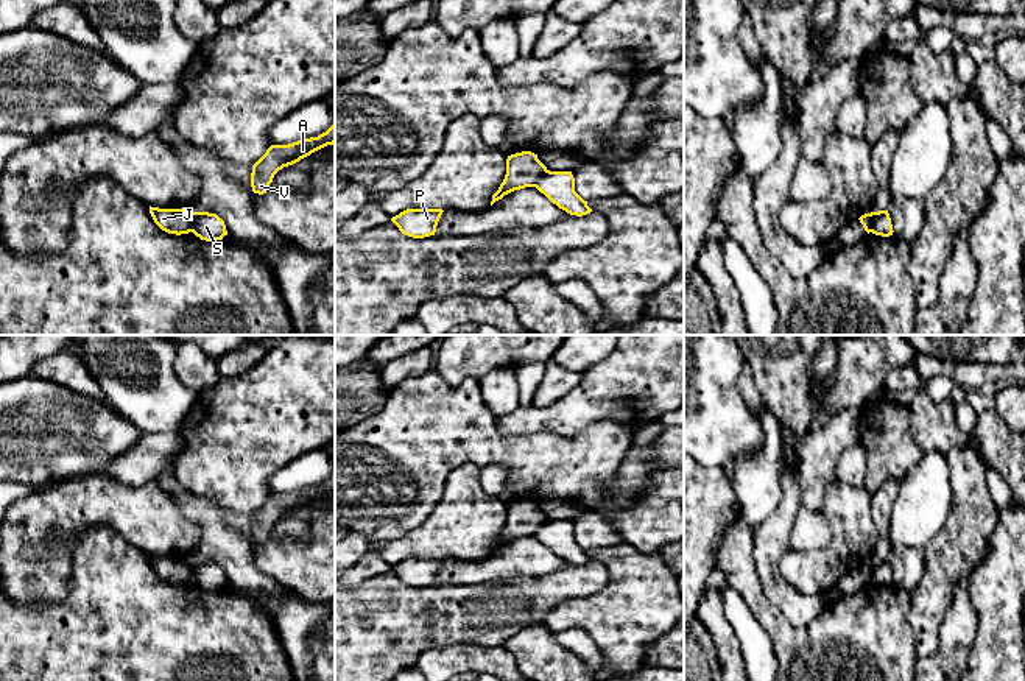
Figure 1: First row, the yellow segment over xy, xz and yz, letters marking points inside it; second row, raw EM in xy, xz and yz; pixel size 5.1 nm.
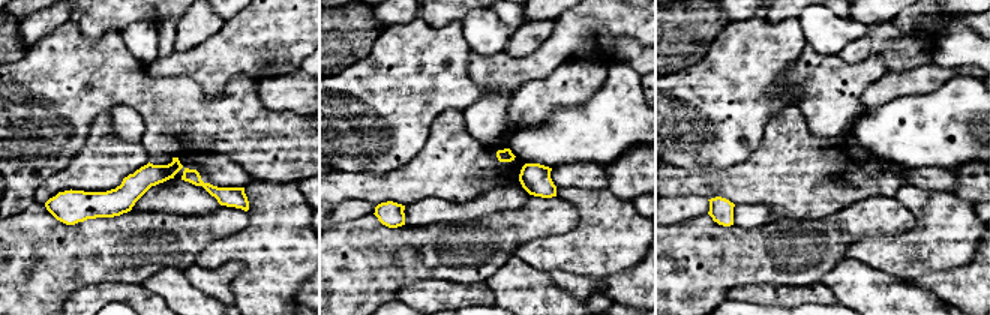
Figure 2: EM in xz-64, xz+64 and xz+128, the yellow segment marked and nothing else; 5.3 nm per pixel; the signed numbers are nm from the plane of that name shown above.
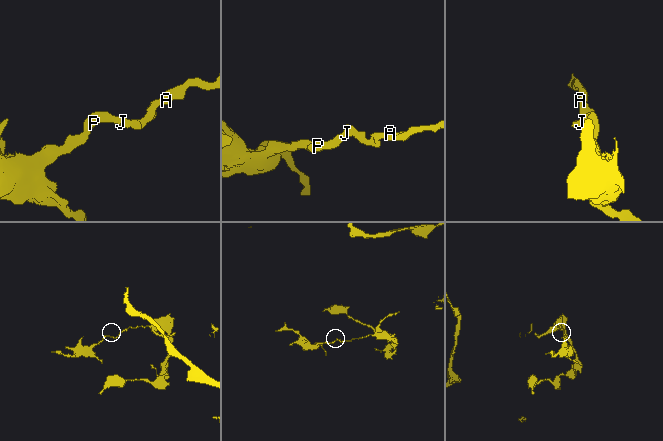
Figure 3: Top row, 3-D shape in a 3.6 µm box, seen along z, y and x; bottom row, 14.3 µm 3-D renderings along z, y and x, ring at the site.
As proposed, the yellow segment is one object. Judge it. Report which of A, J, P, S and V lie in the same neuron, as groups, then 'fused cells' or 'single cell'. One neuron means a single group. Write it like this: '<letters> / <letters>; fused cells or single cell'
A S V / J P; fused cells

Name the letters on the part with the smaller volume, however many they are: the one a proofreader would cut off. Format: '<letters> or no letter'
J, P

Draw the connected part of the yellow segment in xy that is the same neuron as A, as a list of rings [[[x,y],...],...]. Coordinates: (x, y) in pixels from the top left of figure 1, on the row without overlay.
[[[335,464],[333,474],[318,486],[310,486],[304,489],[298,489],[288,494],[271,494],[266,502],[252,514],[251,522],[251,536],[254,542],[263,544],[266,542],[269,533],[273,531],[274,524],[282,519],[284,516],[293,514],[301,508],[310,505],[312,502],[335,492]]]

